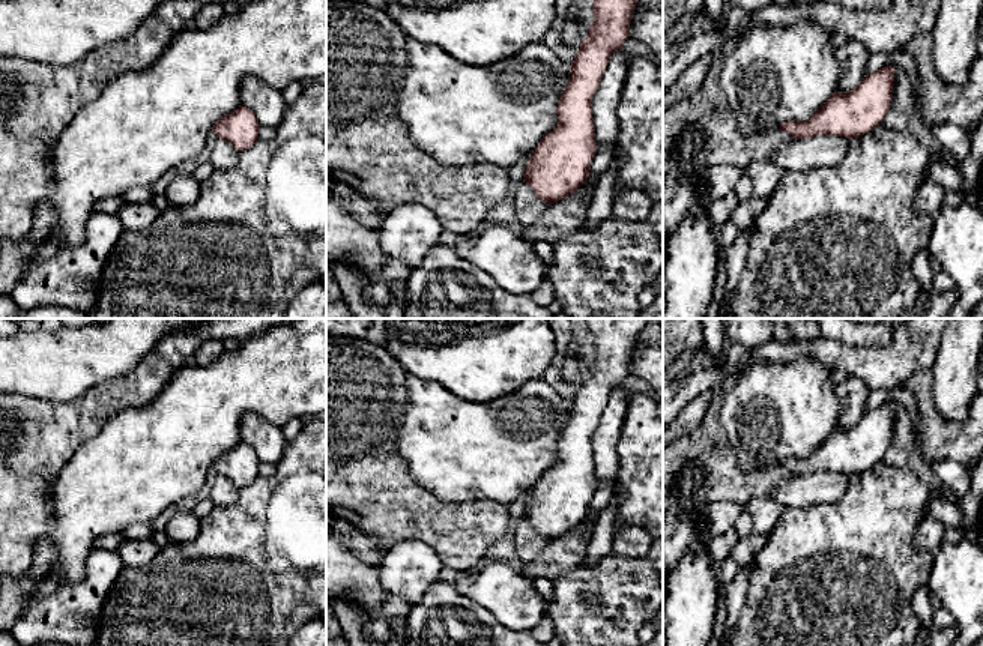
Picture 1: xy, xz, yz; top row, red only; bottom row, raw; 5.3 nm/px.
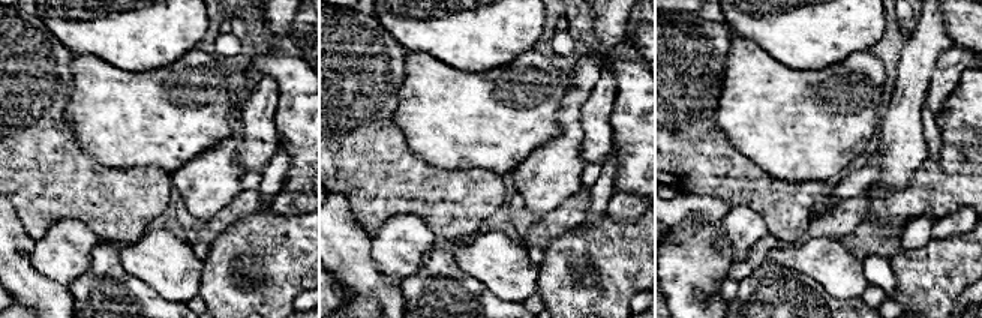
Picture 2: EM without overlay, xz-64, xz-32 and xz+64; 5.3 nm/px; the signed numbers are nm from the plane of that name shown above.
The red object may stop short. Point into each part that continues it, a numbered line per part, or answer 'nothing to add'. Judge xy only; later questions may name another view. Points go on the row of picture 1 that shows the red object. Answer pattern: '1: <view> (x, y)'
nothing to add

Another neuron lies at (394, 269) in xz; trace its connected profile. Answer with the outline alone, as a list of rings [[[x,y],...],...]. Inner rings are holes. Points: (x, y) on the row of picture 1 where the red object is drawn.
[[[391,260],[385,266],[383,278],[386,281],[397,281],[397,279],[406,281],[412,270],[413,270],[412,266],[400,260]]]

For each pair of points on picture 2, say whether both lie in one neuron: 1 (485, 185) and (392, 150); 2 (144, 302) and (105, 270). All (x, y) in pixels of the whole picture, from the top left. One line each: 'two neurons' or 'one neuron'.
1: one neuron
2: one neuron

